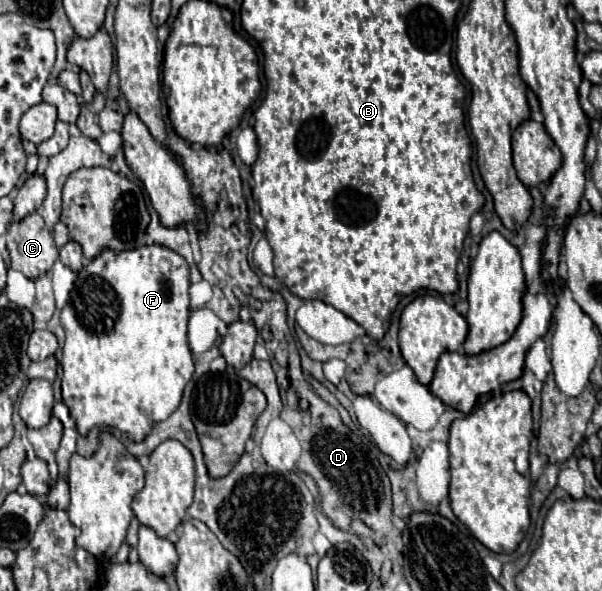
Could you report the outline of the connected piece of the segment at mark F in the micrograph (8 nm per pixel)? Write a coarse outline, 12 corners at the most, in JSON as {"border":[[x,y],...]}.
{"border":[[103,248],[61,310],[63,402],[135,442],[195,370],[189,266]]}

